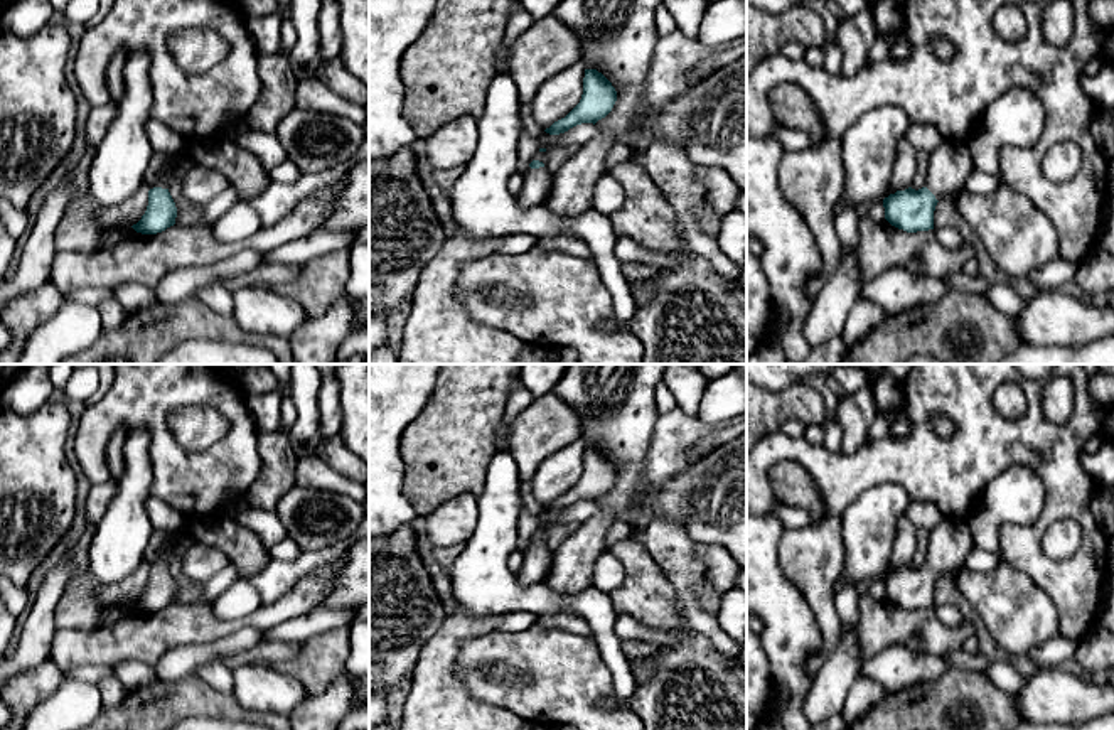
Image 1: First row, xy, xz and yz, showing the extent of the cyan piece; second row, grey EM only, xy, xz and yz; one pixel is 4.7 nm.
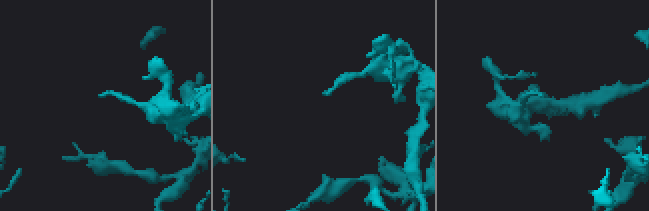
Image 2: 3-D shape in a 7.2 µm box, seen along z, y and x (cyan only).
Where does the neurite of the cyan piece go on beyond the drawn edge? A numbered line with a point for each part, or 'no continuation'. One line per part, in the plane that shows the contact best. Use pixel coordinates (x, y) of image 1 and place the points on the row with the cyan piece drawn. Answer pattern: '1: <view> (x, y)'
1: xy (162, 181)

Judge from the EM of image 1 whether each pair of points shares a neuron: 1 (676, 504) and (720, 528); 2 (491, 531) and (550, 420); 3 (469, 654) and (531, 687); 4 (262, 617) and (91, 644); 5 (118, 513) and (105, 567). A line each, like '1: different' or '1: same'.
1: same
2: different
3: same
4: same
5: same

